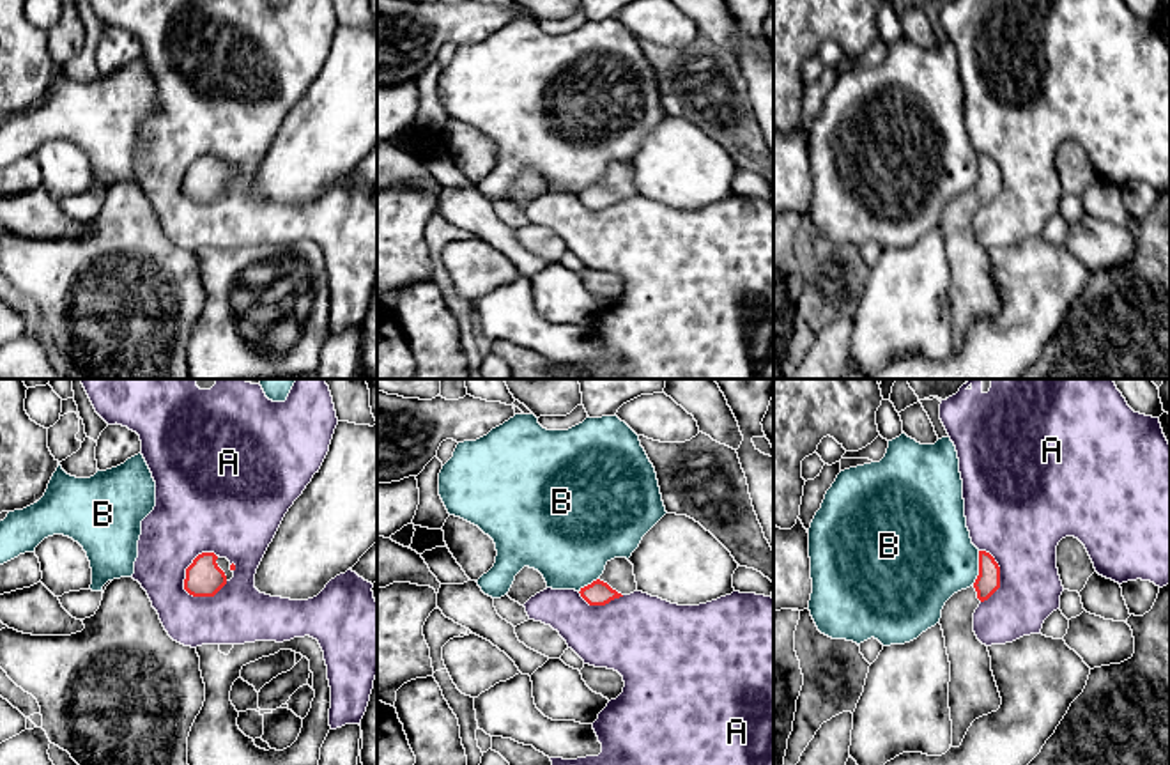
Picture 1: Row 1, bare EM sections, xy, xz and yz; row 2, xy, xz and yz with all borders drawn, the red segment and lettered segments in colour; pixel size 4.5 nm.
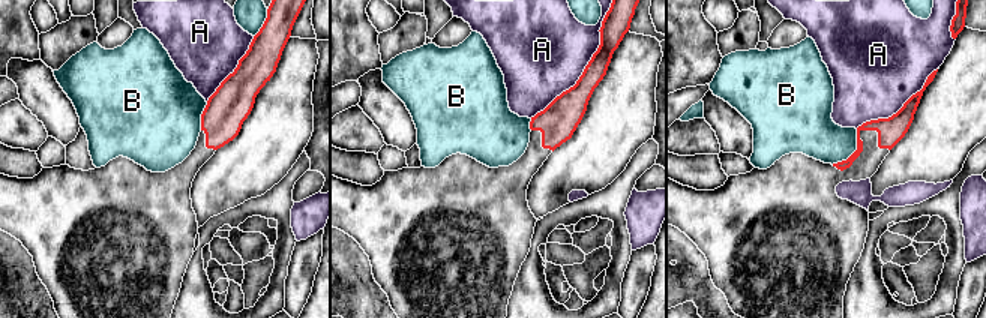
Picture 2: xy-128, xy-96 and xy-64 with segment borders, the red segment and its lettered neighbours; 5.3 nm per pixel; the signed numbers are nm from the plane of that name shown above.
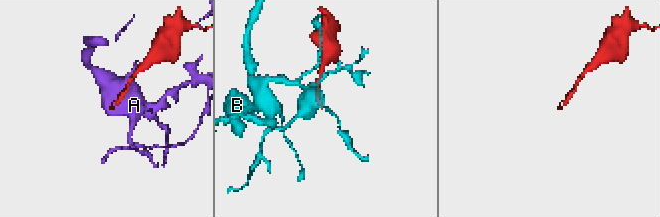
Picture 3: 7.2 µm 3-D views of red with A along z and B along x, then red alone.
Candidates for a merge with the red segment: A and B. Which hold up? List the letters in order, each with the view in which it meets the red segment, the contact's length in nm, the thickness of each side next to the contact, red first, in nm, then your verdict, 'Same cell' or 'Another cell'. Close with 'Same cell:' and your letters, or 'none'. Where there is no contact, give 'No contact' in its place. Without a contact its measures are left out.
A: Touches red in xy. Shared border 240 nm. Thickness 170 nm (red) against 340 nm. Another cell
B: Touches red in yz. Shared border 160 nm. Thickness 110 nm (red) against 440 nm. Another cell
Same cell: none

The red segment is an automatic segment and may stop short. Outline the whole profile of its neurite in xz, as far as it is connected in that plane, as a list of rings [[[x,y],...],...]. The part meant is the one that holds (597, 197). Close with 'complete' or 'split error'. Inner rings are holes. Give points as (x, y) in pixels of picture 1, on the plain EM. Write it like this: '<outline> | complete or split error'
[[[614,161],[607,165],[604,177],[579,197],[589,209],[605,209],[634,195],[637,195],[634,168],[627,161]]] | split error

